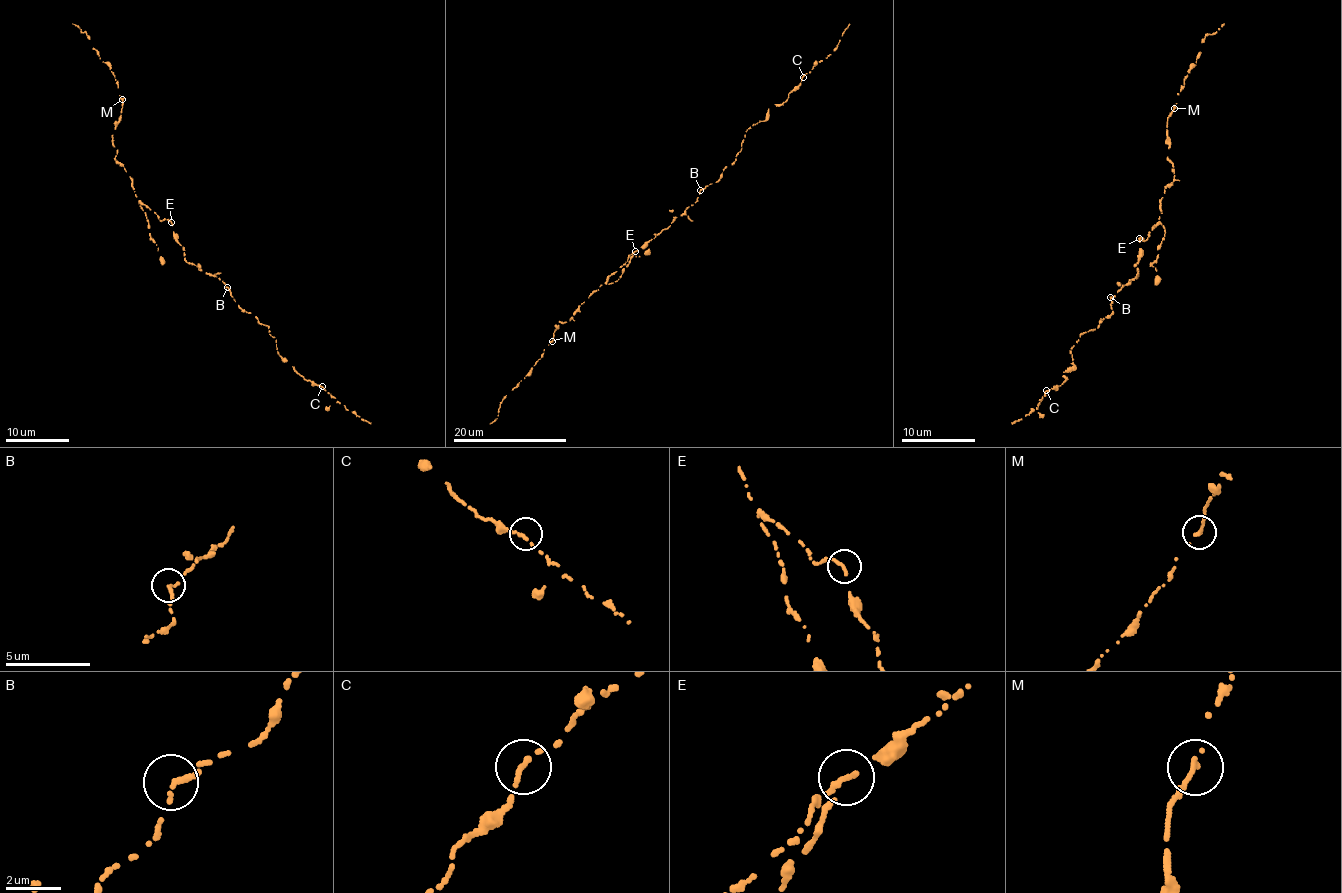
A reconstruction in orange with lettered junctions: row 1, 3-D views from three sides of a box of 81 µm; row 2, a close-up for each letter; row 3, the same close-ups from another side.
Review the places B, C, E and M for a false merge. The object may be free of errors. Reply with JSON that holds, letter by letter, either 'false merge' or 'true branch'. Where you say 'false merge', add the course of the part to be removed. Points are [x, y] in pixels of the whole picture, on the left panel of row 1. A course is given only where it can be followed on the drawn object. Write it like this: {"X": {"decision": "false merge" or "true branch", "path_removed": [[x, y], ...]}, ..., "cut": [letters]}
{"B": {"decision": "true branch"}, "C": {"decision": "true branch"}, "E": {"decision": "true branch"}, "M": {"decision": "false merge", "path_removed": [[121, 100], [109, 64], [98, 56], [89, 36], [73, 23]]}, "cut": ["M"]}

